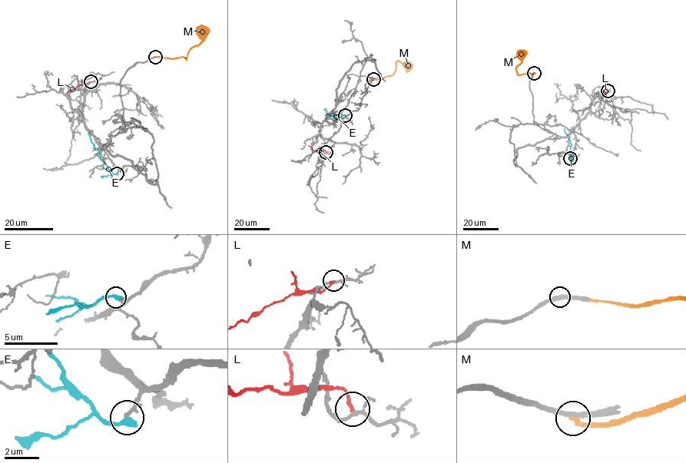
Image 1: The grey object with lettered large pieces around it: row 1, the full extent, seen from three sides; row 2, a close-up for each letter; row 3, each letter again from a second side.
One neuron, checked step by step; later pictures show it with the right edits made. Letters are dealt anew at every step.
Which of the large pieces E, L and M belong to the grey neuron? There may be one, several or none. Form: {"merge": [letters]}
{"merge": []}

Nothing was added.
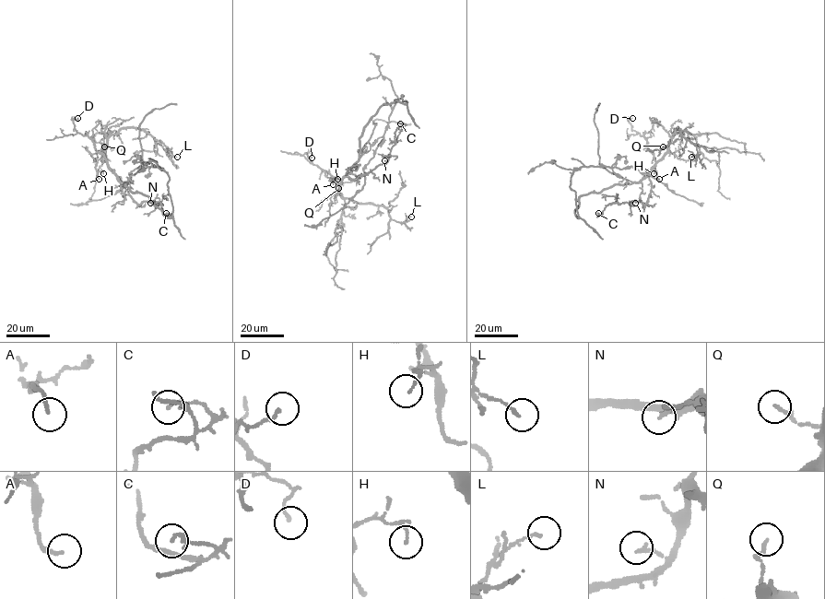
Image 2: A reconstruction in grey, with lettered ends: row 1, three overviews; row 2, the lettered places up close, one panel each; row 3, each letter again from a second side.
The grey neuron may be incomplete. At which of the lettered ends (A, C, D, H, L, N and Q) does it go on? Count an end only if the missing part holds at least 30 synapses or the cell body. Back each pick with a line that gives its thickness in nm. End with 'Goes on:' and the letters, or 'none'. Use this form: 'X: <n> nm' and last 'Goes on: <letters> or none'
Goes on: none

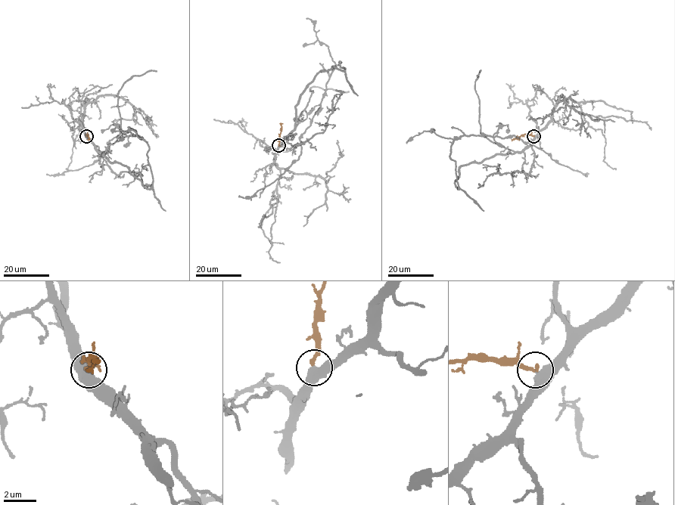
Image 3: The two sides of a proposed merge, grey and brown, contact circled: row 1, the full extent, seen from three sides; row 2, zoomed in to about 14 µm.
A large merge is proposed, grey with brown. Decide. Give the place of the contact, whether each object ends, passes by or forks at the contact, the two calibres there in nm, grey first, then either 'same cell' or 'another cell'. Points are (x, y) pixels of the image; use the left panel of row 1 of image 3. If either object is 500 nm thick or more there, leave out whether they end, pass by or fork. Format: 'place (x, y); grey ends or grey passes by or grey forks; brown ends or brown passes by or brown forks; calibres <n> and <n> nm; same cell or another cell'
place (86, 136); calibres 500 and 240 nm; same cell

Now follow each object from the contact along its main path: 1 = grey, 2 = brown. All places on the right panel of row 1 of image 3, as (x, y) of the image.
1: (533, 136), (520, 152), (464, 164), (455, 185), (458, 189), (451, 146), (463, 135), (514, 135), (583, 174)
2: (533, 136), (522, 134), (518, 139), (511, 140)

